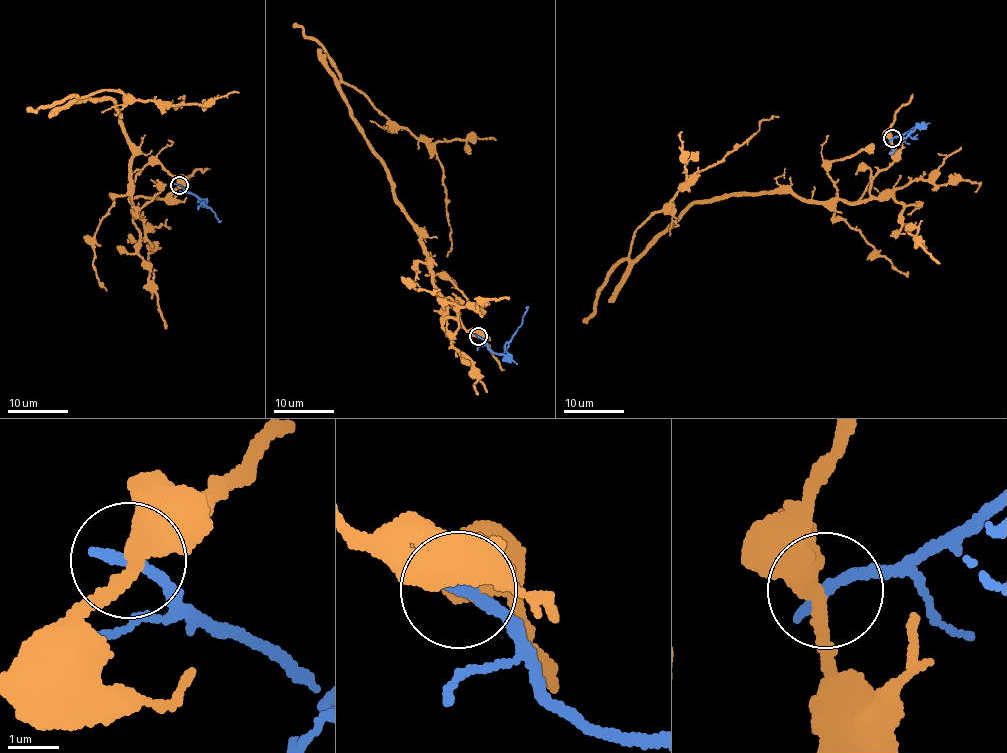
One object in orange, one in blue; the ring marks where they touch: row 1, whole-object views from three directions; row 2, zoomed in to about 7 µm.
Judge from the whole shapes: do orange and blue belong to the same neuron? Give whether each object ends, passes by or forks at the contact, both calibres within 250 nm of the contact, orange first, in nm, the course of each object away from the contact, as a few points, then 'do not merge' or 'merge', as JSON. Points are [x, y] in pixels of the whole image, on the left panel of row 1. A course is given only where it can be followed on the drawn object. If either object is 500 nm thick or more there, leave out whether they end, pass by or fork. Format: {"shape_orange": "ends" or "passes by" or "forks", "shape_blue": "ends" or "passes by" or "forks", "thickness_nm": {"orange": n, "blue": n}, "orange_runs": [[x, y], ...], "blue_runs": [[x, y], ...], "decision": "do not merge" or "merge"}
{"shape_orange": "passes by", "shape_blue": "ends", "thickness_nm": {"orange": 440, "blue": 280}, "orange_runs": [[179, 184], [129, 199], [135, 151], [117, 103], [75, 100], [116, 90], [175, 110], [178, 99]], "blue_runs": [[179, 184], [197, 195], [221, 221]], "decision": "do not merge"}

